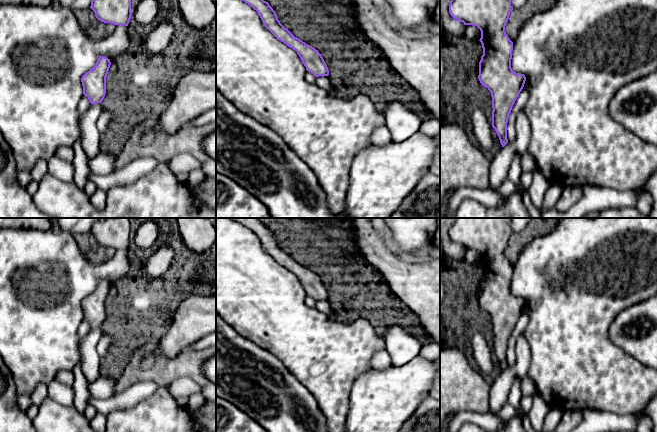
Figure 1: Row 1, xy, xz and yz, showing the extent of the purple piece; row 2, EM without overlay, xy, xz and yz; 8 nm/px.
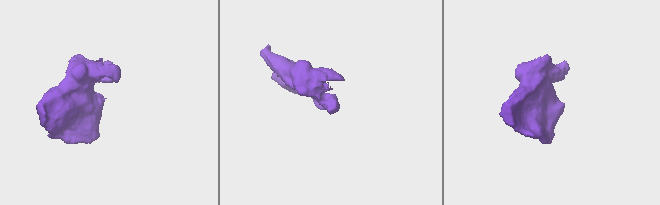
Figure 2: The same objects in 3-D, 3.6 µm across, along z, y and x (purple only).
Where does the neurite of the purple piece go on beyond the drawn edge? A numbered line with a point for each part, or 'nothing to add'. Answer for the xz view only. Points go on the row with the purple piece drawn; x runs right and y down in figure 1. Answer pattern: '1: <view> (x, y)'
nothing to add

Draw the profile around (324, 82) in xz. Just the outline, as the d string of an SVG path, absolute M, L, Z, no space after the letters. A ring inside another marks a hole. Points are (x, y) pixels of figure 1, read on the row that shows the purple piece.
M328 76L316 77L315 84L318 85L320 88L325 89L328 92L330 92L333 89L331 80Z

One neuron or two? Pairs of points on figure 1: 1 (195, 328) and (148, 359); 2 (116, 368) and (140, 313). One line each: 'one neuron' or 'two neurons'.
1: one neuron
2: one neuron

